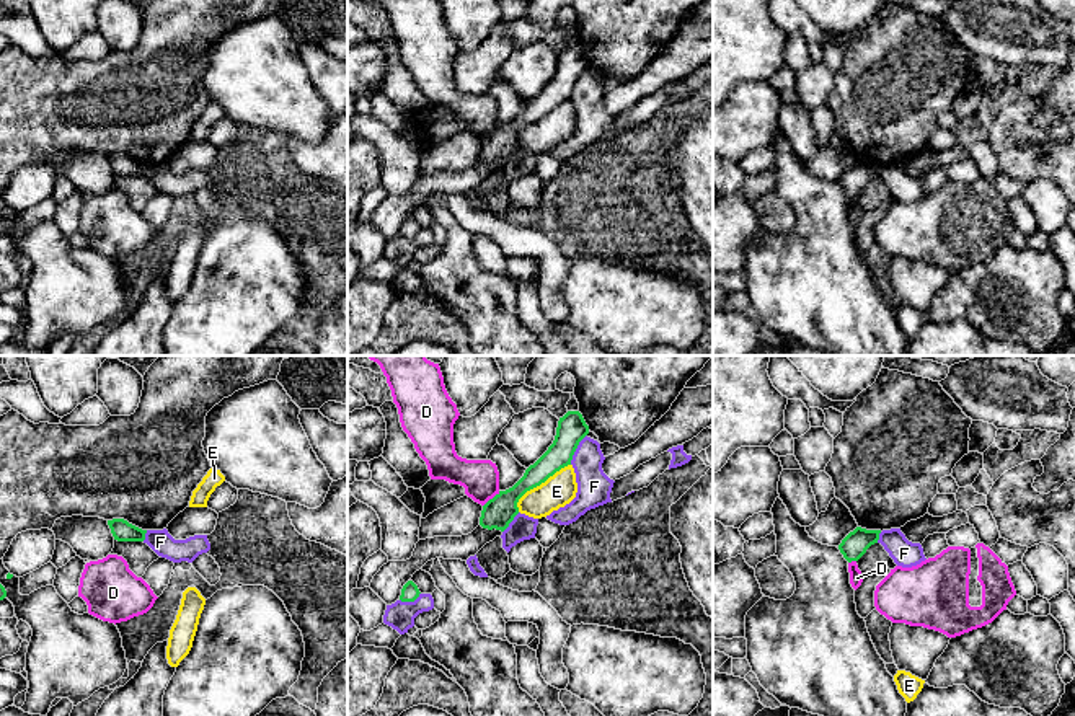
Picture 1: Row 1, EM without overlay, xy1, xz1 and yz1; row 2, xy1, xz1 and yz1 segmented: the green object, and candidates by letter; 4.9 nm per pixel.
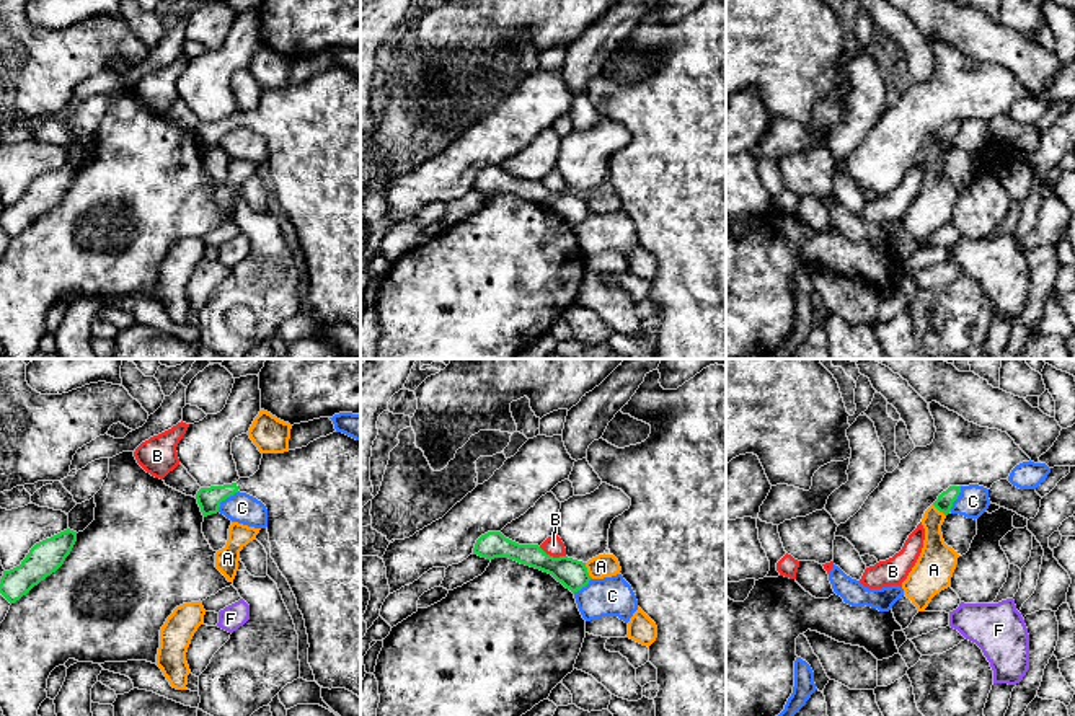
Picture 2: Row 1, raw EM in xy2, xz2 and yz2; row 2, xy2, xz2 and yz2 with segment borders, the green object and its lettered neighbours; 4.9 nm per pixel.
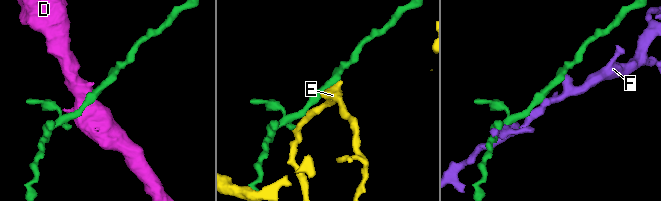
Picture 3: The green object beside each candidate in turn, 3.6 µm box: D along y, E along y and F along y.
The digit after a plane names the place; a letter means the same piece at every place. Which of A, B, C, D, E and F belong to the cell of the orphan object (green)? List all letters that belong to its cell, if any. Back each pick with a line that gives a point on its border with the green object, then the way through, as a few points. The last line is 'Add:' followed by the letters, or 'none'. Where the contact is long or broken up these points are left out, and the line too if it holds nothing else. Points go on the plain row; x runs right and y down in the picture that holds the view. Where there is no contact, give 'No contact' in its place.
Add: none

